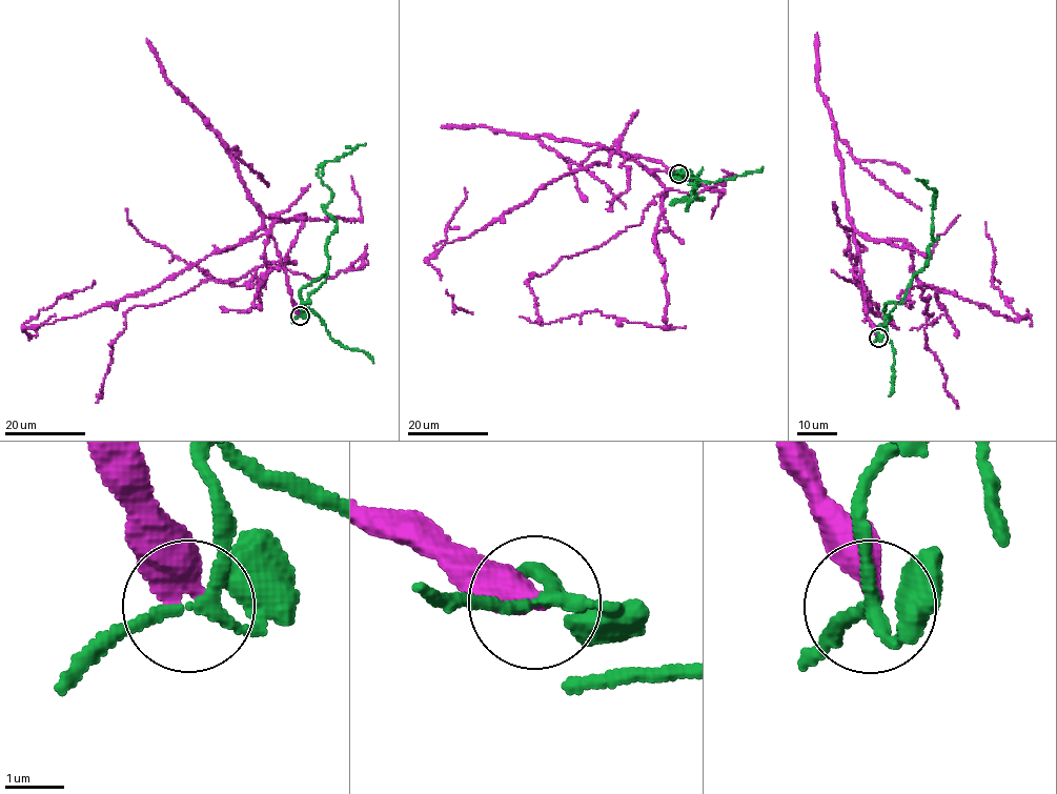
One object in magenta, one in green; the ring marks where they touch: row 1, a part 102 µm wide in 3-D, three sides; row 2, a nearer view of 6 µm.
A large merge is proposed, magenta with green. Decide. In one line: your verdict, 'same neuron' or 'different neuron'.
different neuron

